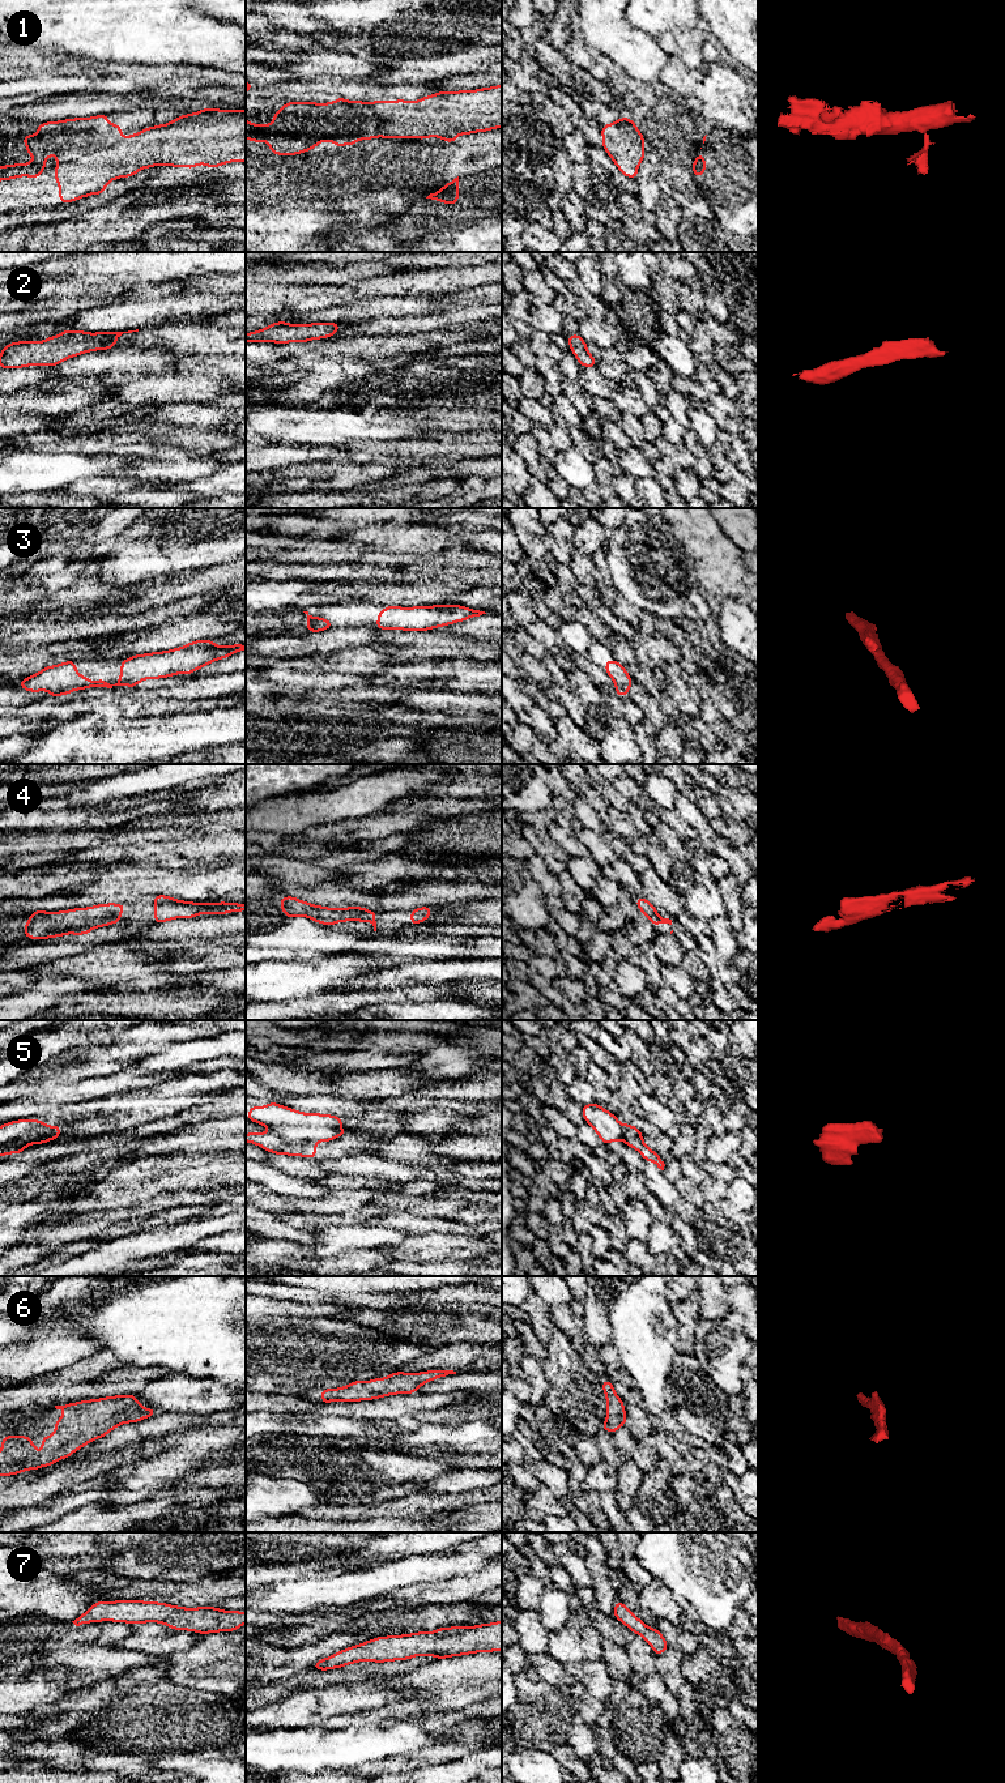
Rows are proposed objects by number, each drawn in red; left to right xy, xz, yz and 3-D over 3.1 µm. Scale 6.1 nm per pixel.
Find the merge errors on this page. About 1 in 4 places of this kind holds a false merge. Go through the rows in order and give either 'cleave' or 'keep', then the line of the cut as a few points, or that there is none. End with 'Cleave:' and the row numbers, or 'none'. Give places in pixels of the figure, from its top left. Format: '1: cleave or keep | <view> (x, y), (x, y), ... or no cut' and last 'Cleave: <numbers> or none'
1: keep | no cut
2: keep | no cut
3: keep | no cut
4: keep | no cut
5: cleave | xy (43, 1131), (30, 1131), (21, 1140), (8, 1142), (0, 1147)
6: keep | no cut
7: keep | no cut
Cleave: 5

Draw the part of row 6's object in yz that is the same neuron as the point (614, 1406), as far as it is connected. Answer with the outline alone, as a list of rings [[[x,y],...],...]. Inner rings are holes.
[[[610,1379],[602,1381],[601,1387],[606,1398],[606,1419],[600,1429],[616,1433],[621,1426],[626,1425],[627,1415],[625,1412],[625,1404],[614,1391],[613,1382]]]

